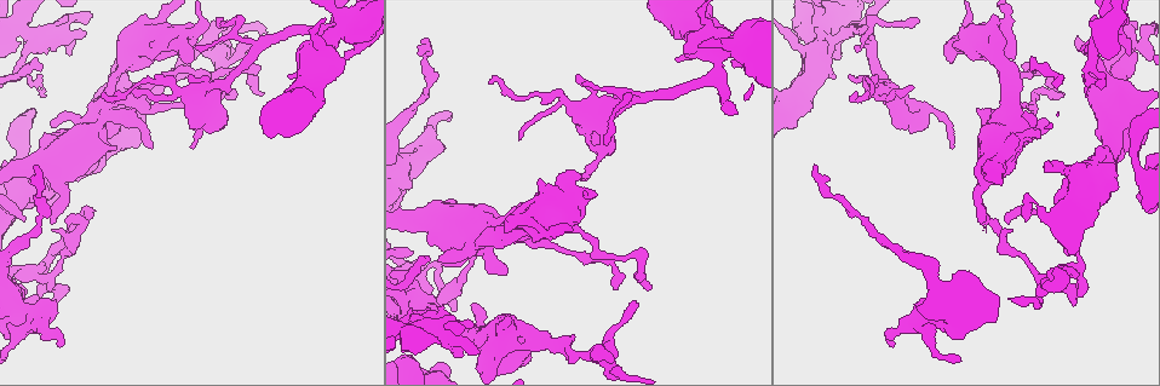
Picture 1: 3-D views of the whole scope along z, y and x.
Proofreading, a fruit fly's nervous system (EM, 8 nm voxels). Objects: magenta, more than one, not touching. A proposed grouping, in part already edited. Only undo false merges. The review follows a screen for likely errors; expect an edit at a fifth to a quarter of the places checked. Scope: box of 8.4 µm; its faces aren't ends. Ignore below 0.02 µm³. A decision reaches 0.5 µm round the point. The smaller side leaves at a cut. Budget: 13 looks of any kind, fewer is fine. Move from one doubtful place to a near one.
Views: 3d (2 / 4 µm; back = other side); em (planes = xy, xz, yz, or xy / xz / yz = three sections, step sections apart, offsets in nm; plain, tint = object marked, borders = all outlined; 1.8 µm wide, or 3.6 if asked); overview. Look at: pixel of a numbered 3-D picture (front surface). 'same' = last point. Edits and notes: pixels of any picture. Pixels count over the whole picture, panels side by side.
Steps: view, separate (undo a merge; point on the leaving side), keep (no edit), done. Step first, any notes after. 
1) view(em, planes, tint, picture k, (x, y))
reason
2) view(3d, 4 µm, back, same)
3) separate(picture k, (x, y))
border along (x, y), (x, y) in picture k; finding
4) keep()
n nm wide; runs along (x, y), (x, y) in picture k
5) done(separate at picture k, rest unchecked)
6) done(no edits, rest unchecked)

view(em, planes, tint, picture 1, (493, 230))
three arms meet

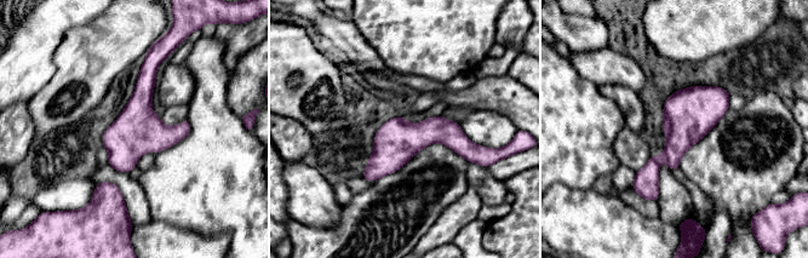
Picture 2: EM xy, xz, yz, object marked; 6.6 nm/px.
keep()
300 nm wide; runs along (475, 148), (418, 135), (366, 175) in picture 2; one cell here

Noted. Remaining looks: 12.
view(3d, 4 µm, picture 1, (528, 335))
calibre changes

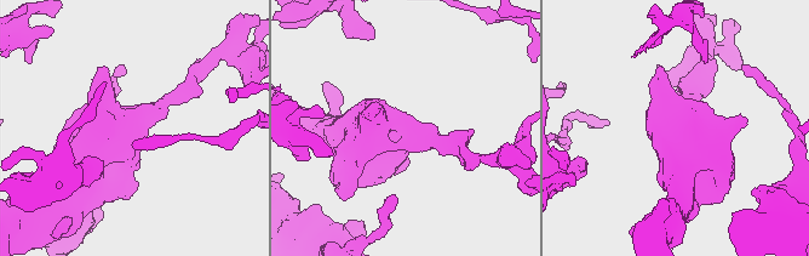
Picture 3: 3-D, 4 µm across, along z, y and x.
view(em, planes, tint, picture 3, (409, 124))
3 arms; arms of 220, 380, 600 nm; need the tissue

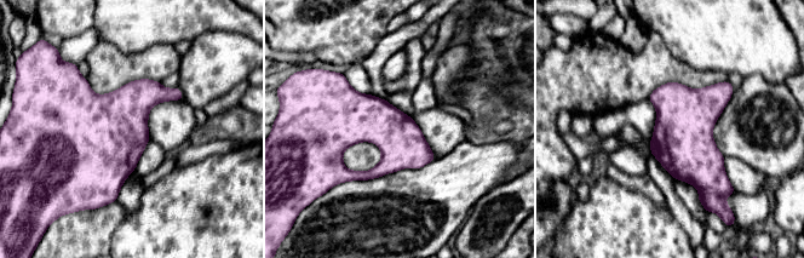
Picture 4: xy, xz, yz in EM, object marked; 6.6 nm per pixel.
keep()
continuous, no second cell

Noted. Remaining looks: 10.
view(3d, 4 µm, picture 1, (589, 355))
sudden change in width

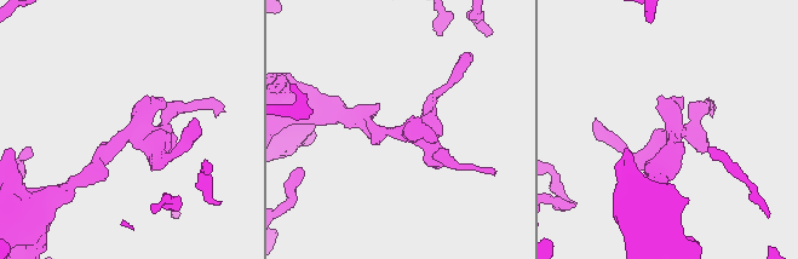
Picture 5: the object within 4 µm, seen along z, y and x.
view(em, planes, tint, picture 5, (673, 140))
need the tissue

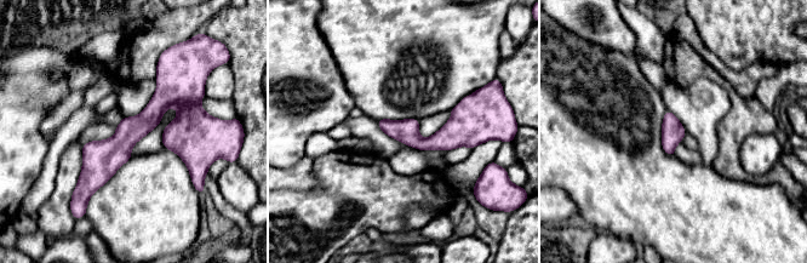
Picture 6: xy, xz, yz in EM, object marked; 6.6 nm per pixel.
keep()
runs along (205, 127), (162, 103), (80, 183) in picture 6; all the same cell

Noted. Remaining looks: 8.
view(3d, 4 µm, picture 1, (829, 41))
looks like a crossing

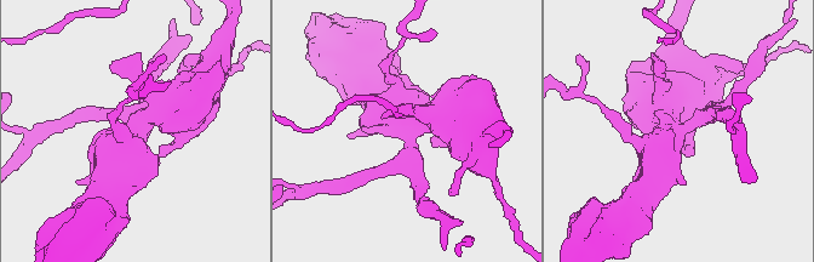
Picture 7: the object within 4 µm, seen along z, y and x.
view(em, planes, plain, picture 7, (674, 126))
need the tissue

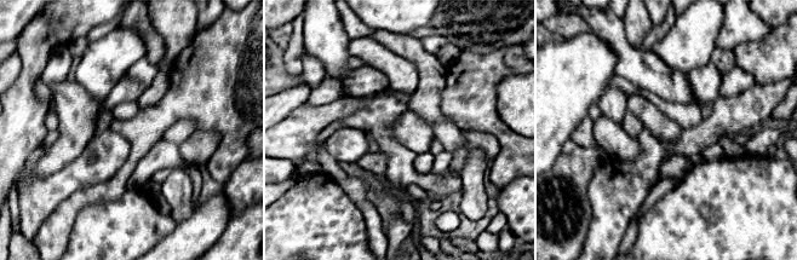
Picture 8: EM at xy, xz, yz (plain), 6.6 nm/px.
view(em, planes, tint, same)
with the object marked

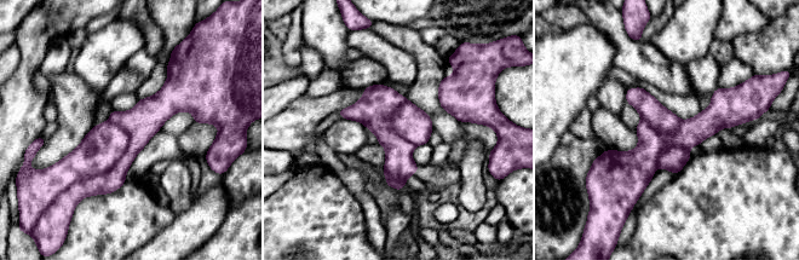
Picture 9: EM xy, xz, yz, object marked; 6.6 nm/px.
separate(picture 9, (109, 182))
border along (122, 127), (121, 157), (69, 186) in picture 9; a second cell is stuck on

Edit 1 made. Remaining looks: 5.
view(overview)
redraw

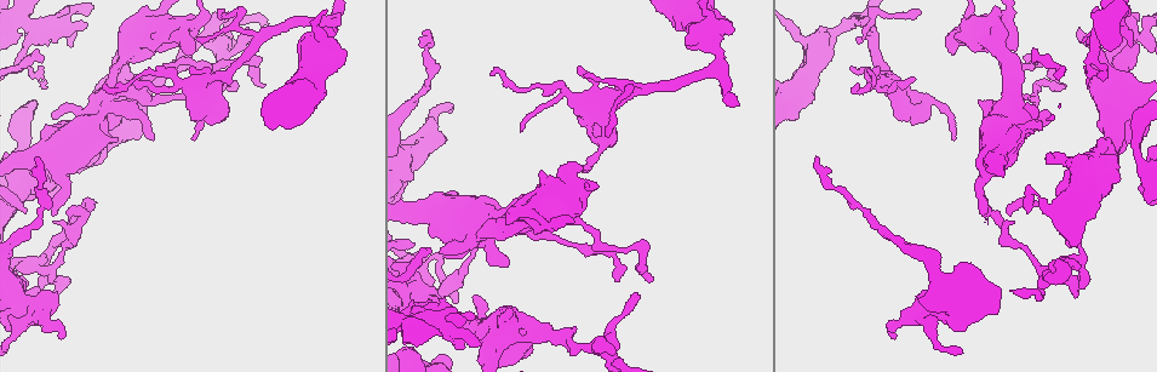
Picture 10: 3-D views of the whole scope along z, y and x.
view(3d, 4 µm, back, picture 10, (261, 37))
abrupt turn

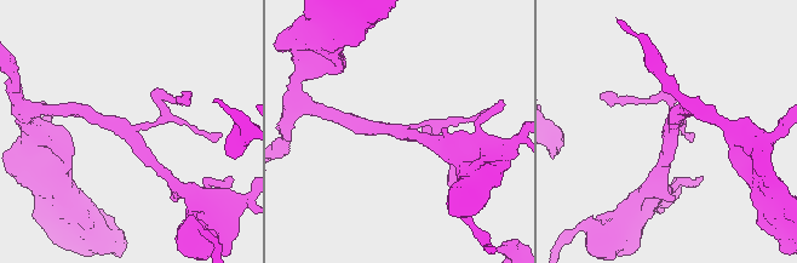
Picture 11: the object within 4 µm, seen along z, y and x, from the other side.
view(em, 3.6 µm, planes, tint, picture 11, (397, 131))
3 arms

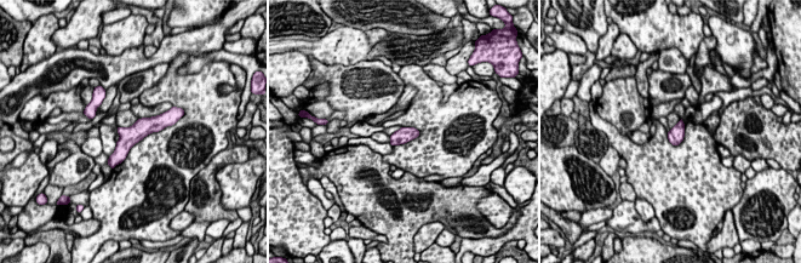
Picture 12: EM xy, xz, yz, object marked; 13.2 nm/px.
keep()
runs along (164, 121), (143, 126), (112, 161) in picture 12; all the same cell

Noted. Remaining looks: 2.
done(separate at picture 9, rest unchecked)

